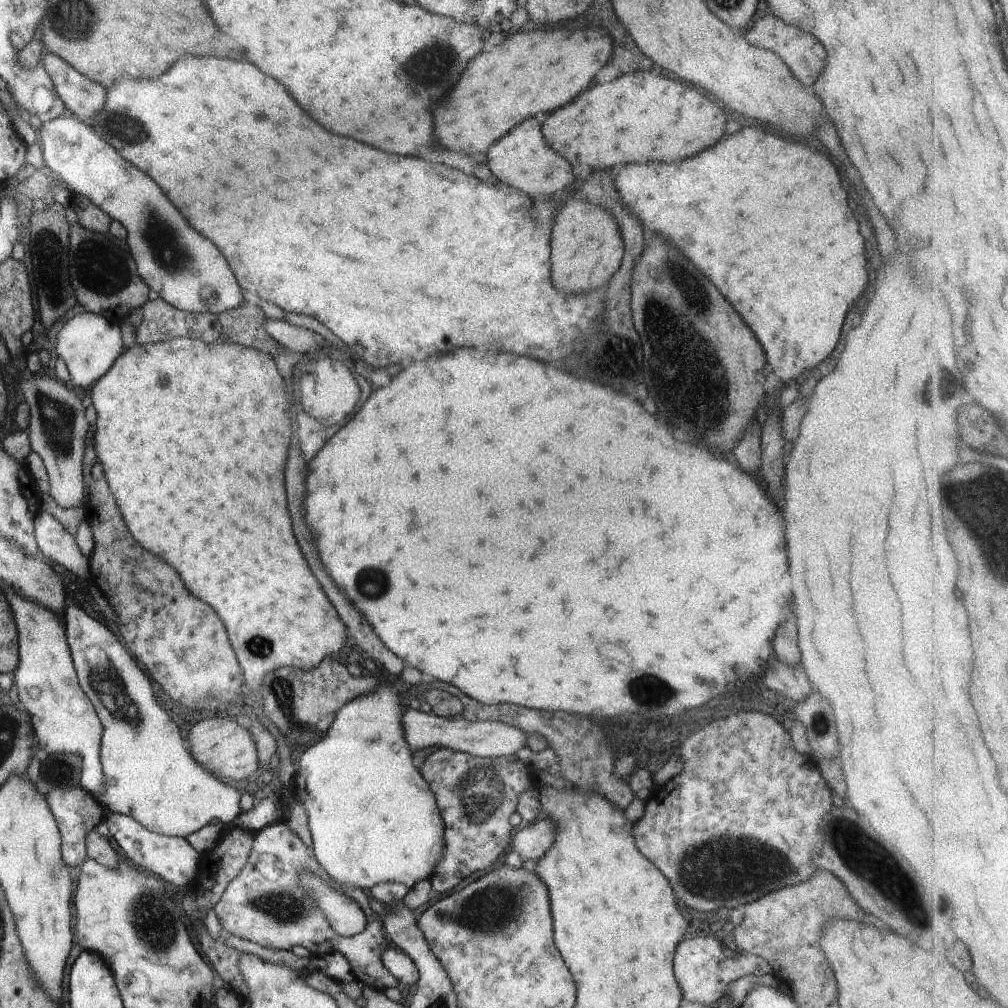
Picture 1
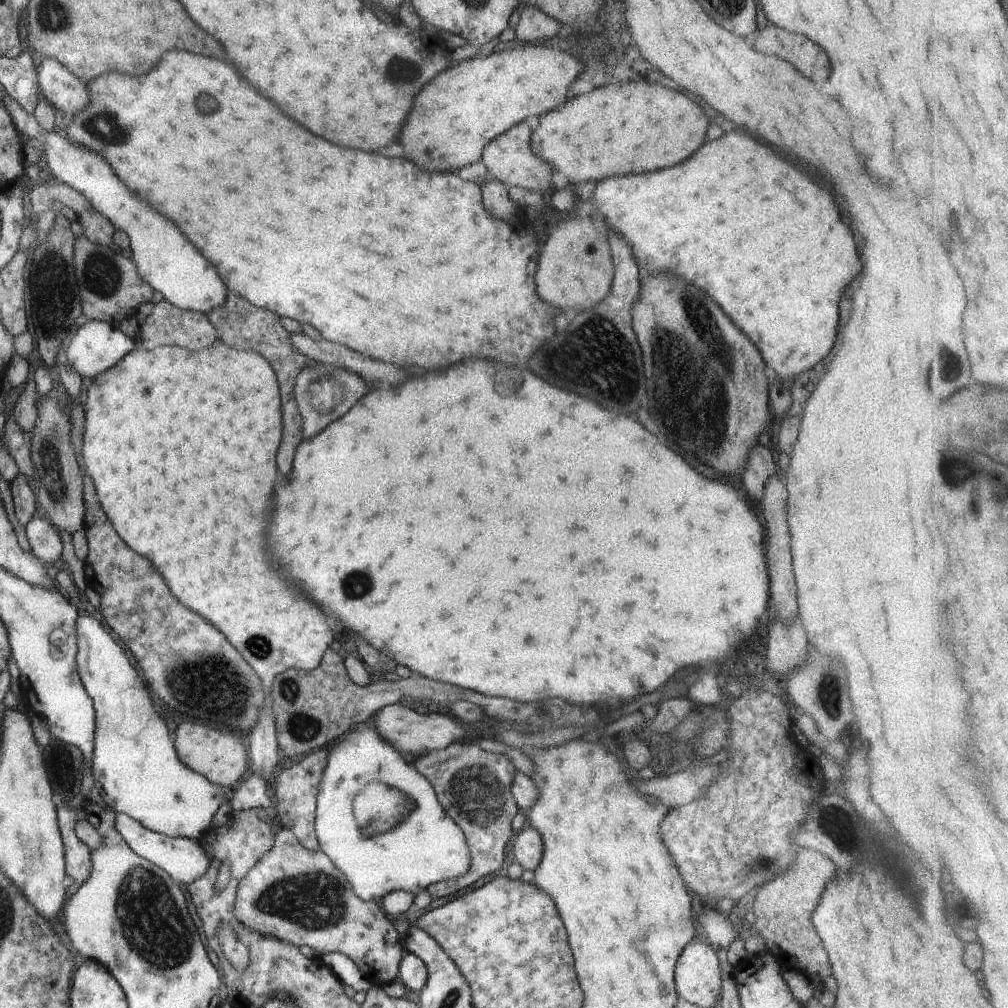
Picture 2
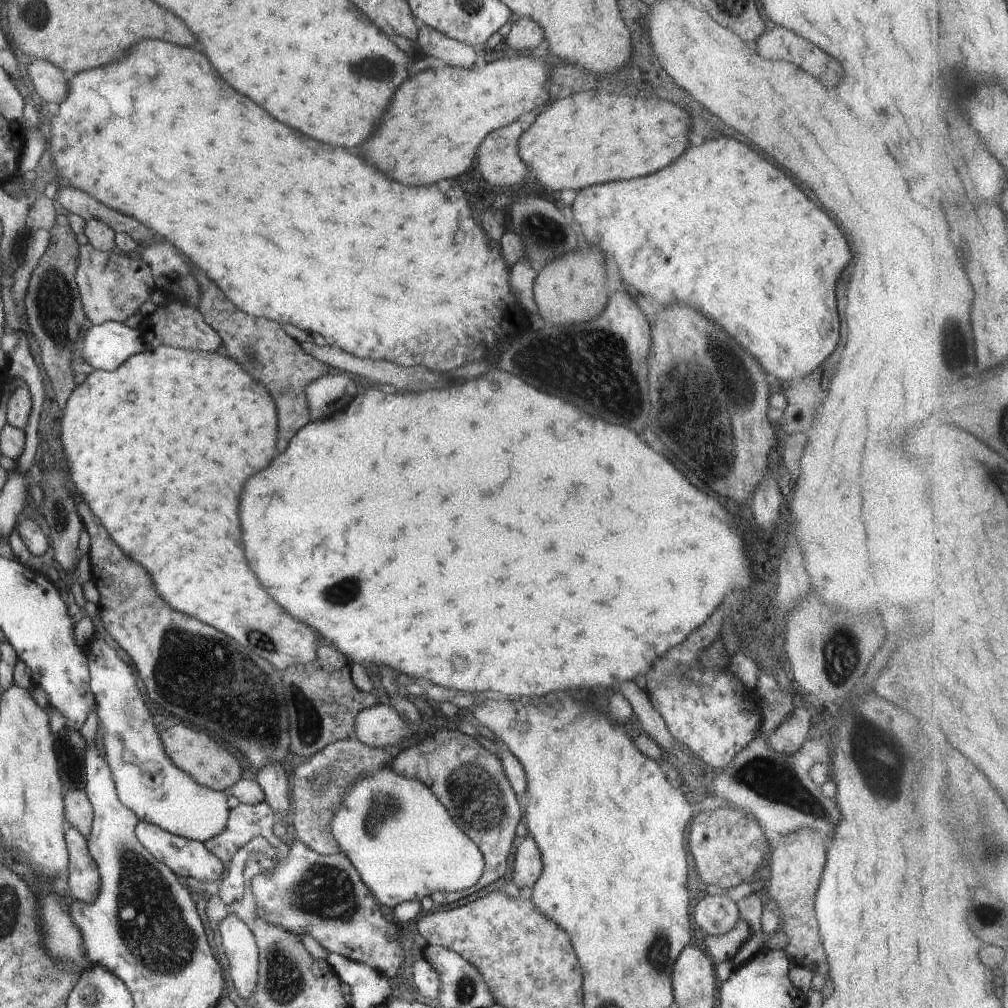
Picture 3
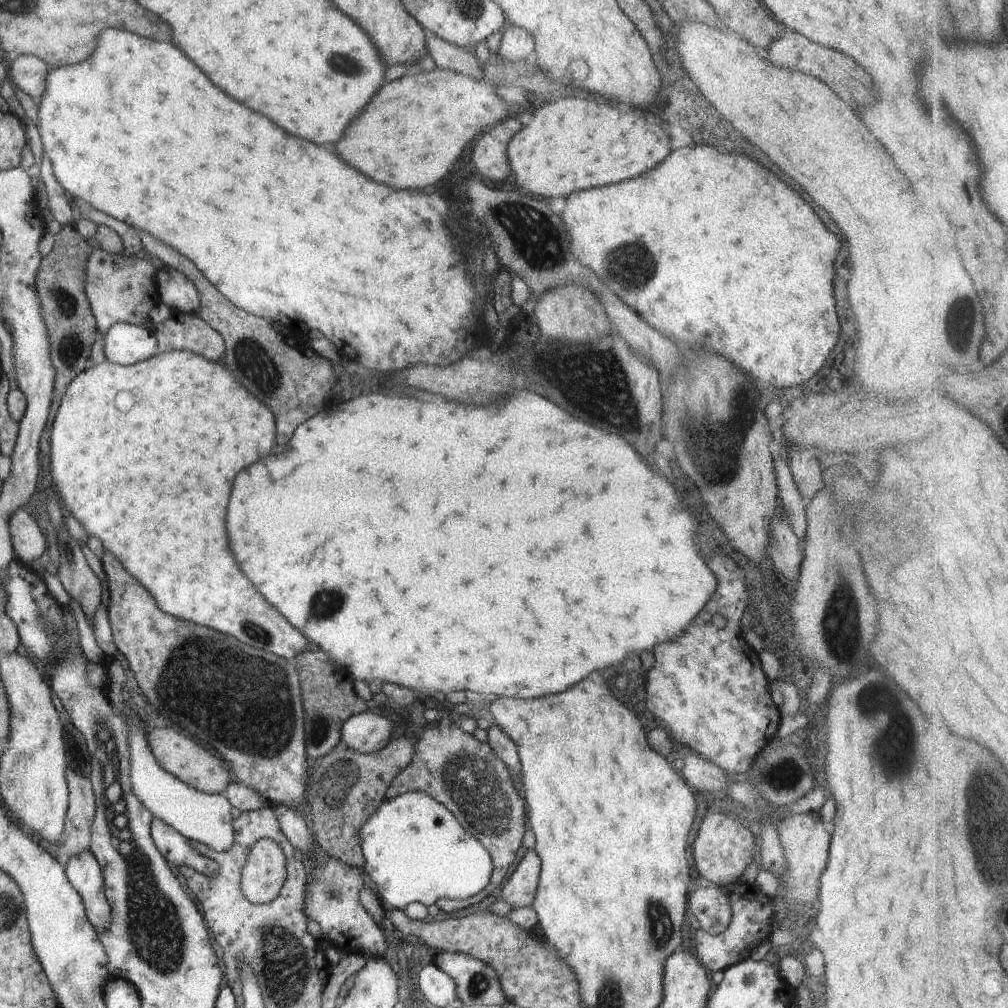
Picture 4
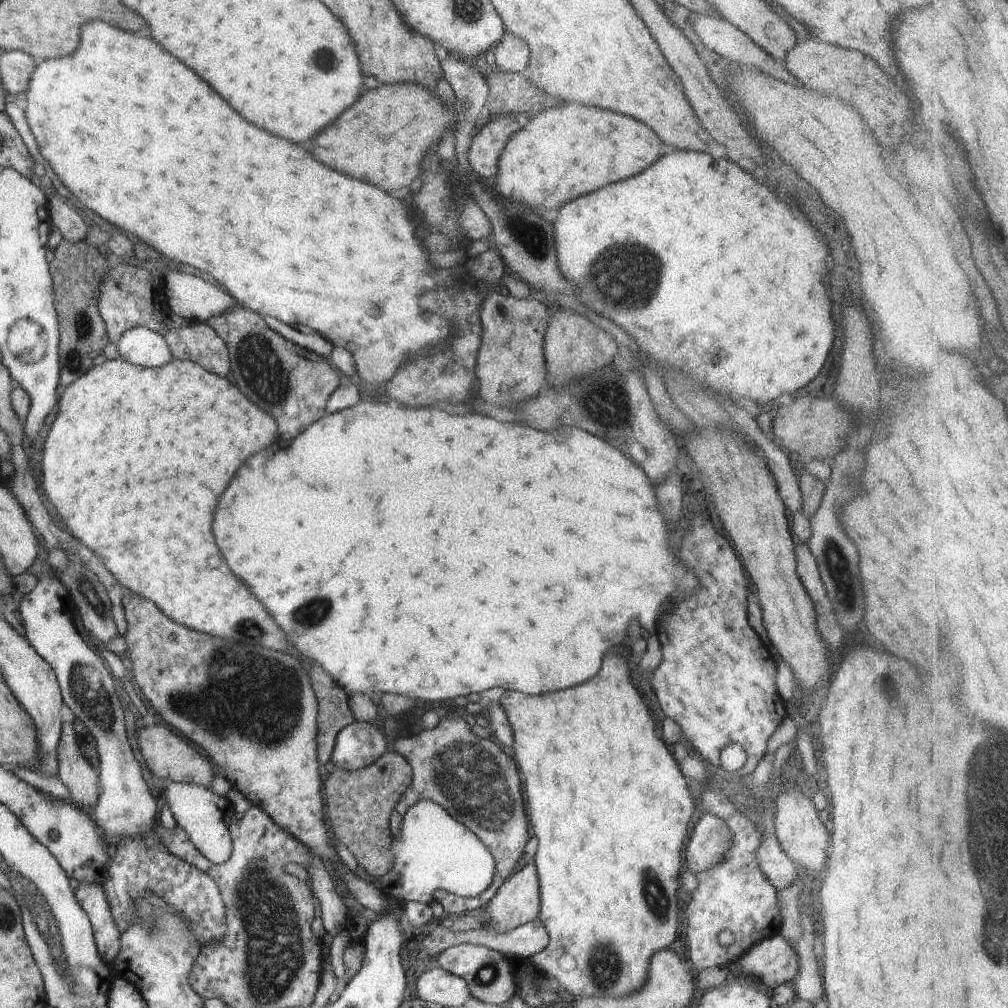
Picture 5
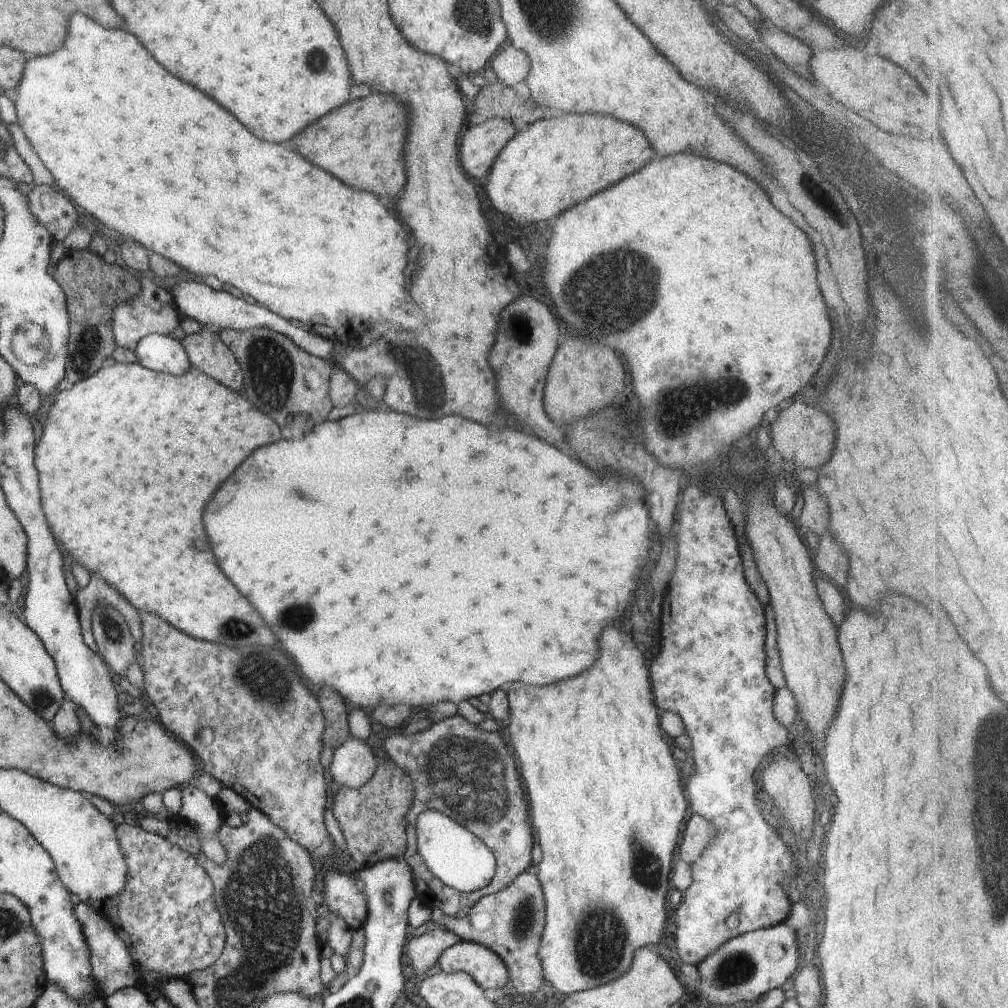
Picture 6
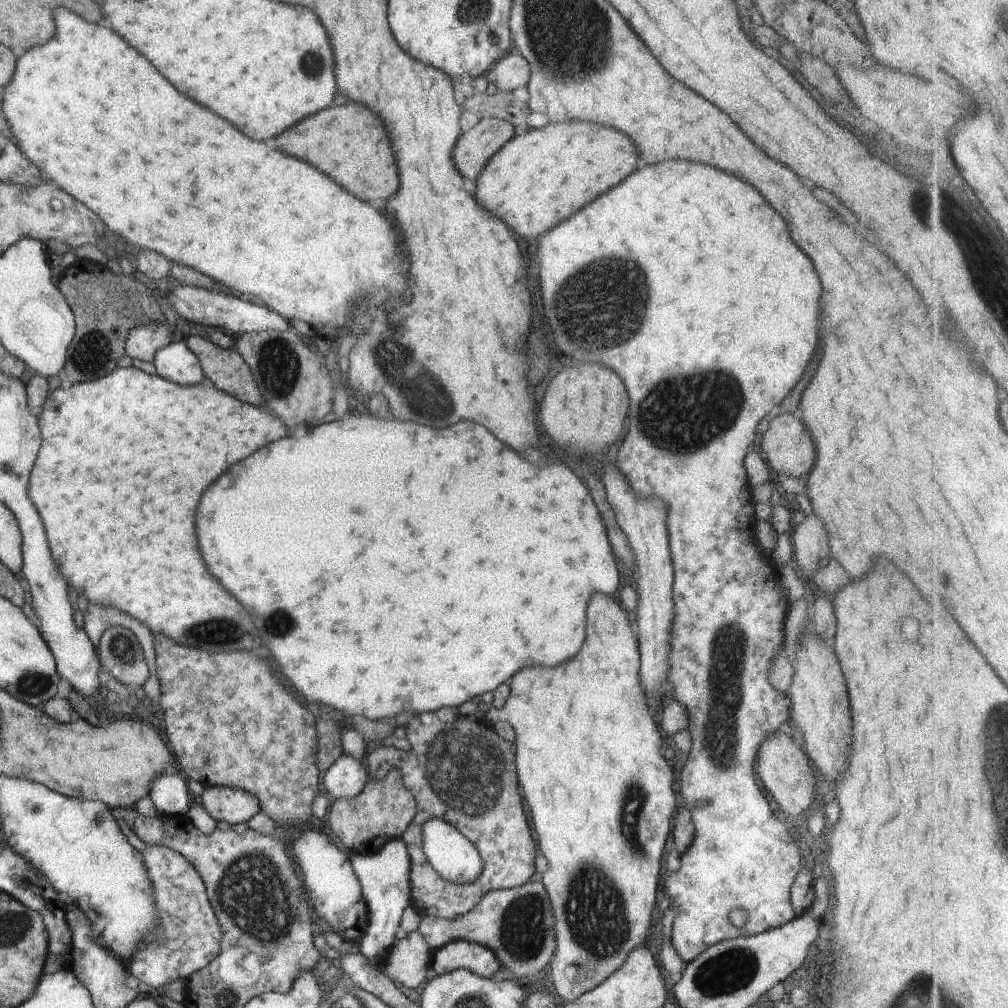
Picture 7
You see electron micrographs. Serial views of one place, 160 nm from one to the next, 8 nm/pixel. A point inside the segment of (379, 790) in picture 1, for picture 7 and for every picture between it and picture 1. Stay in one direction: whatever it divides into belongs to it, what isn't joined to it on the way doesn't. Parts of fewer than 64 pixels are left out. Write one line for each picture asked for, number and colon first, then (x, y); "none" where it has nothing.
2: (431, 848)
3: (420, 851)
4: (416, 852)
5: (434, 852)
6: (451, 852)
7: (451, 855)

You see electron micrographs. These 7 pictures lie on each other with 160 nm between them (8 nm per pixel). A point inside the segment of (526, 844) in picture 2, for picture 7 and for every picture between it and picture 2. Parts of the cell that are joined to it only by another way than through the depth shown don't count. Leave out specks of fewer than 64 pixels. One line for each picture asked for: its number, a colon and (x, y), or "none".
3: (528, 867)
4: (520, 890)
5: (517, 902)
6: (510, 922)
7: (517, 925)

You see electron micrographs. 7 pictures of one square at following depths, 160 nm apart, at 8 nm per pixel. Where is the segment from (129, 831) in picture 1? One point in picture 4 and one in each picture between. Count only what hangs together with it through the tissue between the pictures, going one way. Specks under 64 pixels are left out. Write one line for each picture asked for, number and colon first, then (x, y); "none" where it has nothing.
2: (183, 859)
3: (186, 858)
4: (174, 848)

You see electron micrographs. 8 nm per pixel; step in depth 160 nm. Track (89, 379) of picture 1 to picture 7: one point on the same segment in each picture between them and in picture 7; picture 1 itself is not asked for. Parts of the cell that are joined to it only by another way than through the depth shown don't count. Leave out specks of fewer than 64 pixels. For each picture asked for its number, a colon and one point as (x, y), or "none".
2: (96, 346)
3: (107, 346)
4: (126, 344)
5: (140, 346)
6: (162, 354)
7: (175, 362)

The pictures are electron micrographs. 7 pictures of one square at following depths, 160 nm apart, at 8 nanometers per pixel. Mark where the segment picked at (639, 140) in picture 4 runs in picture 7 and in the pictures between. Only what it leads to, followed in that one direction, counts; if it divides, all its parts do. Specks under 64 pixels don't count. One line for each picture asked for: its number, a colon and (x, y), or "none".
5: (560, 154)
6: (529, 182)
7: (517, 185)

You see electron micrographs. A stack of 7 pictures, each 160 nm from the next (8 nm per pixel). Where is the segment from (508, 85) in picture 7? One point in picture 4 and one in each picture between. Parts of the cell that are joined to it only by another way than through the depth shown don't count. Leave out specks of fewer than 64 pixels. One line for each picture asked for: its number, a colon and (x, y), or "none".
4: (517, 44)
5: (511, 54)
6: (511, 65)

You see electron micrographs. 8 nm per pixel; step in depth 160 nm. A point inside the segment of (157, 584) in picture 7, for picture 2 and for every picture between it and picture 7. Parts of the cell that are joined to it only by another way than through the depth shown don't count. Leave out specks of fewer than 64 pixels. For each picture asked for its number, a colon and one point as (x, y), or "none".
2: (167, 434)
3: (160, 447)
4: (136, 483)
5: (121, 467)
6: (146, 449)

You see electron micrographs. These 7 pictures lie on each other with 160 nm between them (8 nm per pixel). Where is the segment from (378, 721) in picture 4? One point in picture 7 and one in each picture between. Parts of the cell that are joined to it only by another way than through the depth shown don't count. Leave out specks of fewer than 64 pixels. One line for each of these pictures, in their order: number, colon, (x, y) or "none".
5: (359, 744)
6: (353, 764)
7: (345, 779)

